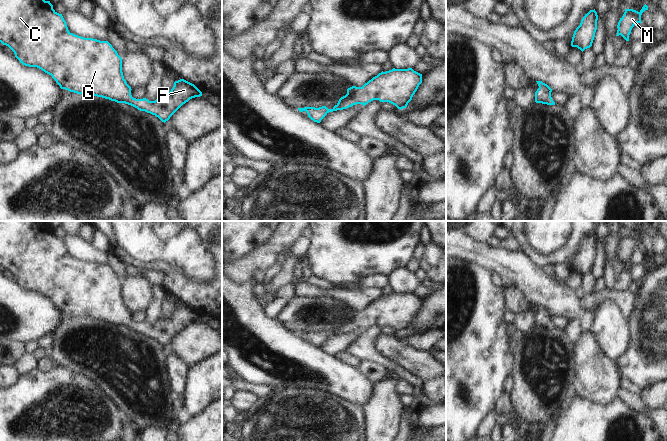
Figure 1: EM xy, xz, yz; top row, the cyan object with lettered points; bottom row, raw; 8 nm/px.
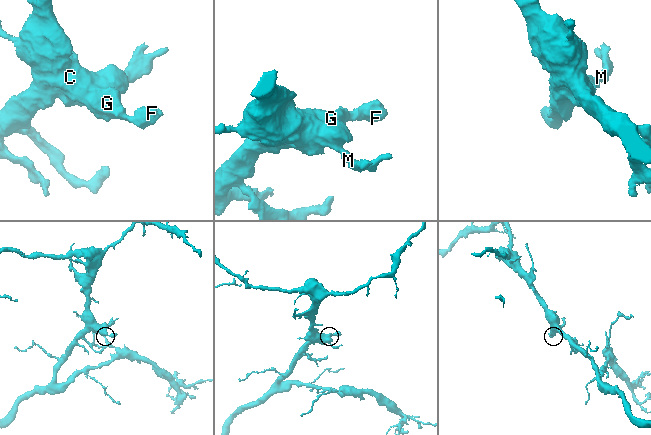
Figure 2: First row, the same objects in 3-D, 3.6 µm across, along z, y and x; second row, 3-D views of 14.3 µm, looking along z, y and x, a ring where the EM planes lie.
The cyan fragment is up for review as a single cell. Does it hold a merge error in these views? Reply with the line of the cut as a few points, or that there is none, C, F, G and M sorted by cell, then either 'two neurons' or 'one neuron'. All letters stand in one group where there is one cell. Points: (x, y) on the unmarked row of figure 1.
no cut; C F G M; one neuron

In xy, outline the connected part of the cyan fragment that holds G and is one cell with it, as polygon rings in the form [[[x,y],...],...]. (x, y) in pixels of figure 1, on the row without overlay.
[[[0,221],[0,266],[8,270],[23,289],[37,291],[51,299],[61,313],[125,327],[140,335],[155,339],[164,347],[190,323],[202,320],[202,316],[194,308],[180,303],[174,306],[173,312],[167,319],[159,318],[155,325],[133,322],[132,313],[123,300],[122,282],[112,269],[108,265],[84,262],[70,257],[62,238],[57,237],[50,225],[45,225],[42,221]]]

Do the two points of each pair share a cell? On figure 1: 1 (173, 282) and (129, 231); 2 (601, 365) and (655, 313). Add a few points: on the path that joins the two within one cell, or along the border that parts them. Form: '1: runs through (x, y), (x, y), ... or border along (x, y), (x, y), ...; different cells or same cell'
1: border along (133, 257), (143, 262), (160, 262), (178, 272); different cells
2: border along (615, 361), (618, 373), (621, 376); different cells

